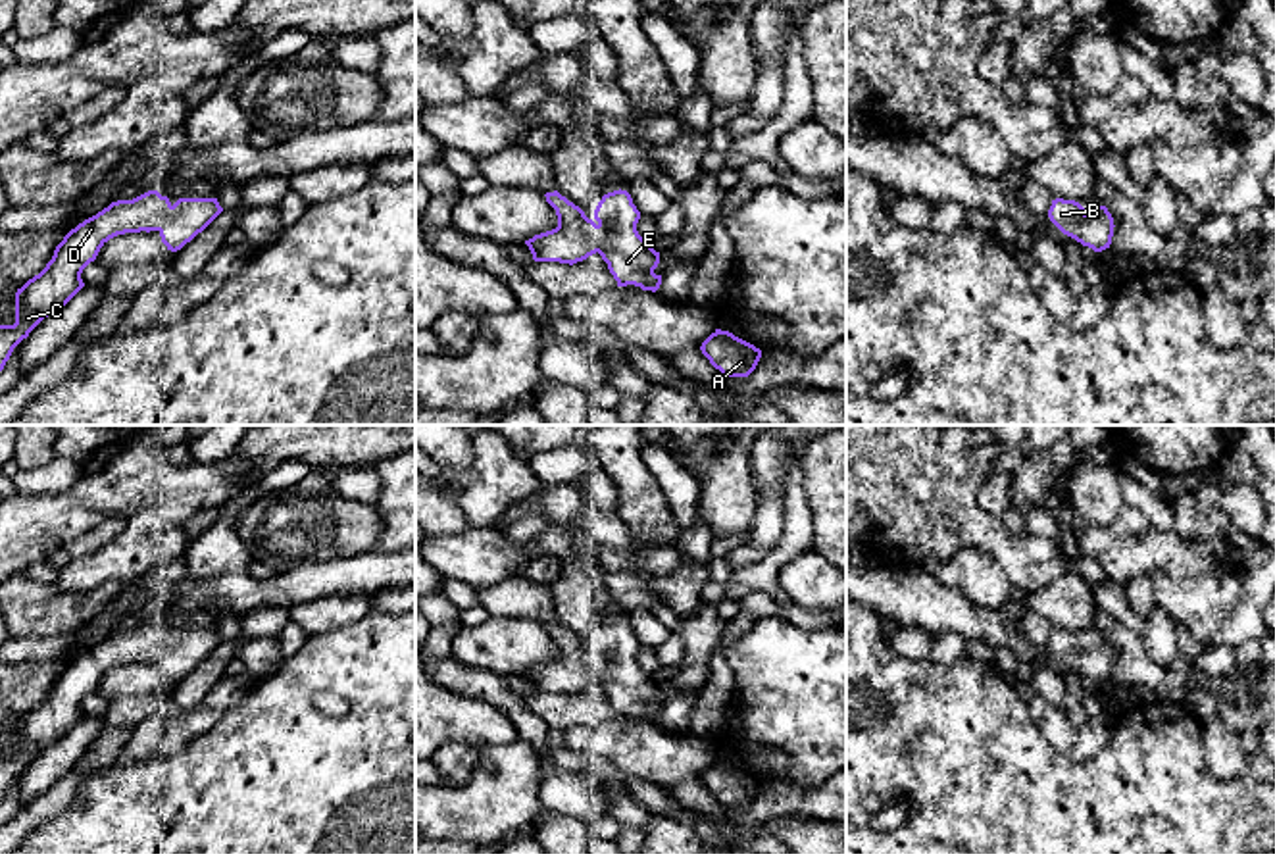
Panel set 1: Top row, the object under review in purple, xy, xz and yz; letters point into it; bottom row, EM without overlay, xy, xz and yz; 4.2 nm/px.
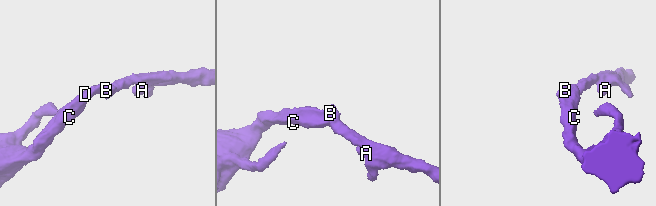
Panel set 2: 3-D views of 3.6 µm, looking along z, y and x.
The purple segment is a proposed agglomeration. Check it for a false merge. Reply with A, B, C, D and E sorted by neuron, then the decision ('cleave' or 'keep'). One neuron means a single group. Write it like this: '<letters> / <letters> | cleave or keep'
A B C D E | keep

